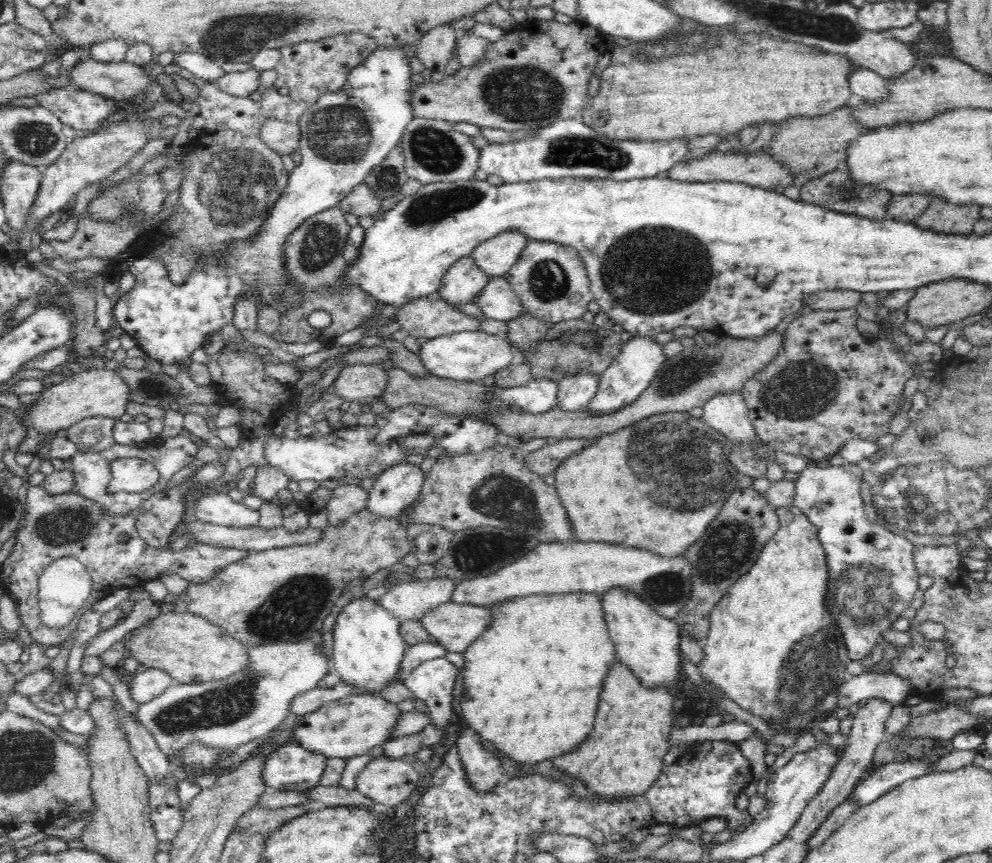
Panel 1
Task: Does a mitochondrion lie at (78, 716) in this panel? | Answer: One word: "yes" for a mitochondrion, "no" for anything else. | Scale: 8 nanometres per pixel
no

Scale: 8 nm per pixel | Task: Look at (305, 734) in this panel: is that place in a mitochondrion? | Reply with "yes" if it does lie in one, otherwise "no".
no

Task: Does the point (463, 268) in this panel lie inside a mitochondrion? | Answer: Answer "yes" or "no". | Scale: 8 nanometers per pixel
no

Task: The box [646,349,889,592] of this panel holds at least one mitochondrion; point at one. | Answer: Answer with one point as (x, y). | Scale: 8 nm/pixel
(801, 389)

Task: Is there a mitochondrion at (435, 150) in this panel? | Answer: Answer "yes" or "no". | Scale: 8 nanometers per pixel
yes

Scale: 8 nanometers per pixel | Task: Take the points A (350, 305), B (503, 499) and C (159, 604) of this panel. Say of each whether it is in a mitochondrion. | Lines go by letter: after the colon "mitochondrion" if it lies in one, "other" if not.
A: other
B: mitochondrion
C: other

